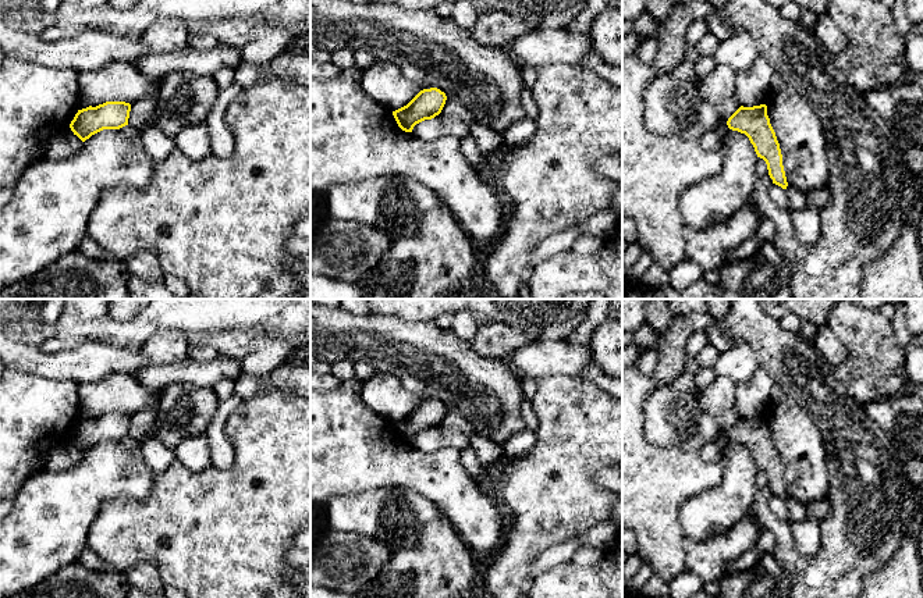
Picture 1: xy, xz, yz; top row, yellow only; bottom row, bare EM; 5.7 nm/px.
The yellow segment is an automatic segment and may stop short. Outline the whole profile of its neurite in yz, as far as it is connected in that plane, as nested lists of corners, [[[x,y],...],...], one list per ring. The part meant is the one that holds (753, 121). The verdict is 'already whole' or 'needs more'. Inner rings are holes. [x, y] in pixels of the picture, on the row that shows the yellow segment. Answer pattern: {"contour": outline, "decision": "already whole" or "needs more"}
{"contour": [[[741,106],[728,118],[727,125],[729,129],[745,134],[749,138],[757,157],[766,161],[773,184],[787,189],[788,182],[782,165],[782,154],[767,115],[767,106]]], "decision": "already whole"}

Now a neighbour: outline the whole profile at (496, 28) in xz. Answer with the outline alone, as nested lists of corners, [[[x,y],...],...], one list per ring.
[[[490,11],[479,15],[468,32],[483,46],[503,49],[536,29],[540,19],[542,15],[514,17],[504,11]]]

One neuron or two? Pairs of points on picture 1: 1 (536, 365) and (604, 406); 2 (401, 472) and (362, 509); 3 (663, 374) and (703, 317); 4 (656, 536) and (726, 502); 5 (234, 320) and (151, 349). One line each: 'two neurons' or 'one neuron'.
1: two neurons
2: two neurons
3: one neuron
4: two neurons
5: two neurons

